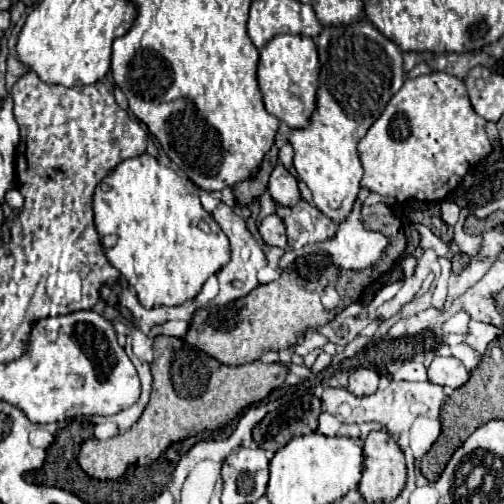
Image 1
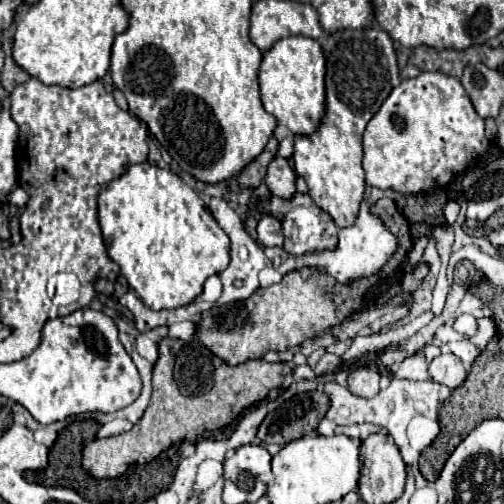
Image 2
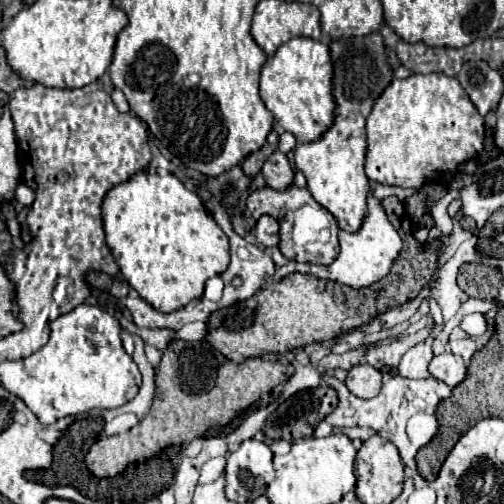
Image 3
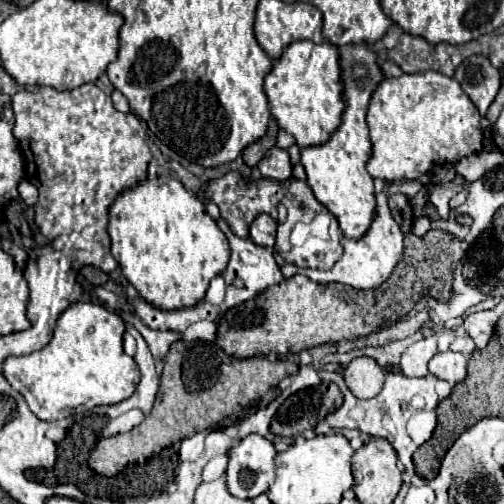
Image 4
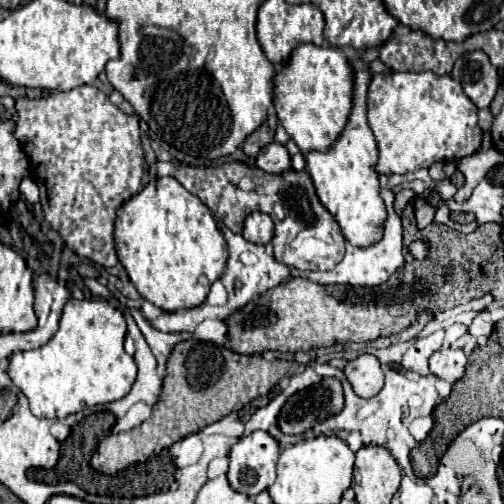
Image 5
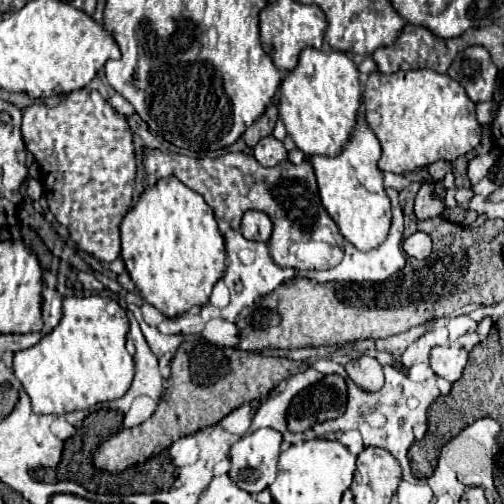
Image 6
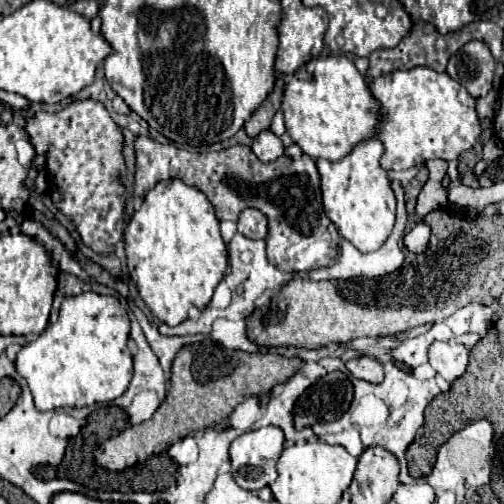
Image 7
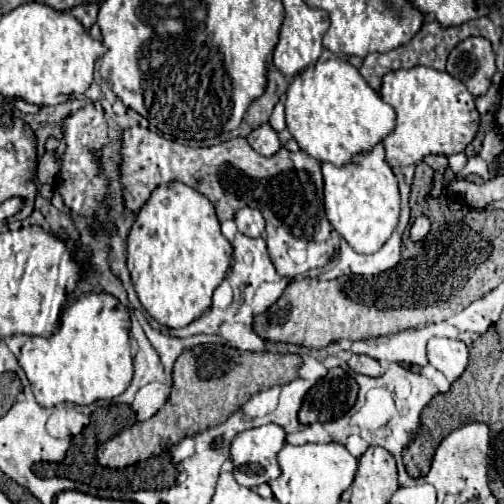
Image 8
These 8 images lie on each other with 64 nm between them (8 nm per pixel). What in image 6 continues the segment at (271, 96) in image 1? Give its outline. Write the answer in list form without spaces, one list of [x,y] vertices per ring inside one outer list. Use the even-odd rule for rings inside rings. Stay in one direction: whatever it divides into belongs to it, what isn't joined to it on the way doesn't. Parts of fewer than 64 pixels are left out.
[[[306,48],[300,54],[298,66],[288,72],[280,84],[278,108],[288,136],[306,154],[306,158],[338,156],[344,144],[352,138],[356,118],[362,110],[360,72],[342,52],[324,54],[320,50]]]

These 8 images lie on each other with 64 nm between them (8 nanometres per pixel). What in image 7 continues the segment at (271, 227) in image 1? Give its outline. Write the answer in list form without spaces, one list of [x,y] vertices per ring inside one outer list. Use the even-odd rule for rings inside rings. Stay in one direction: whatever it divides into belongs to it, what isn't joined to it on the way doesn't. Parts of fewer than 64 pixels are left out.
[[[246,208],[242,210],[240,218],[238,218],[238,230],[248,236],[248,238],[264,238],[268,232],[268,224],[266,224],[266,216],[256,210],[256,208]]]

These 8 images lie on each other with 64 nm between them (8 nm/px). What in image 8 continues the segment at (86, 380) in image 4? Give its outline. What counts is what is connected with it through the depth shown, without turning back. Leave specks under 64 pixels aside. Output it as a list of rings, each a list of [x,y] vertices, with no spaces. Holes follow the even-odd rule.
[[[82,294],[78,300],[66,306],[60,328],[50,338],[30,336],[20,352],[20,366],[24,368],[36,402],[44,408],[72,402],[72,404],[92,404],[96,400],[120,396],[132,380],[132,356],[130,356],[130,314],[128,308],[112,294]]]

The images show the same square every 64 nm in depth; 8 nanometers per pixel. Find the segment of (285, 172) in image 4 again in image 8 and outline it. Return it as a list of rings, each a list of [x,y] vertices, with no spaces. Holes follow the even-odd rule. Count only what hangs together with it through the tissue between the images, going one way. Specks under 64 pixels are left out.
[[[260,124],[258,128],[254,128],[248,134],[248,144],[262,156],[272,156],[282,146],[278,140],[278,134],[274,132],[274,128],[270,124]]]

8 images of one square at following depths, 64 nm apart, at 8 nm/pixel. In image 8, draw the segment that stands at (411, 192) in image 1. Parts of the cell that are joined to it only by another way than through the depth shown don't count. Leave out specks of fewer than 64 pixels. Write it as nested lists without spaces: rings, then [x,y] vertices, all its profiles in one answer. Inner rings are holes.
[[[414,66],[414,68],[408,68],[408,70],[390,72],[390,74],[384,76],[380,96],[382,96],[384,102],[394,106],[396,116],[398,116],[396,118],[396,130],[382,140],[382,144],[386,148],[386,162],[392,168],[402,168],[402,166],[416,164],[428,154],[450,156],[450,154],[462,152],[478,132],[480,114],[474,106],[474,96],[466,90],[466,86],[460,80],[452,78],[446,70],[440,72],[440,70],[434,70],[434,68],[428,68],[428,66]]]

